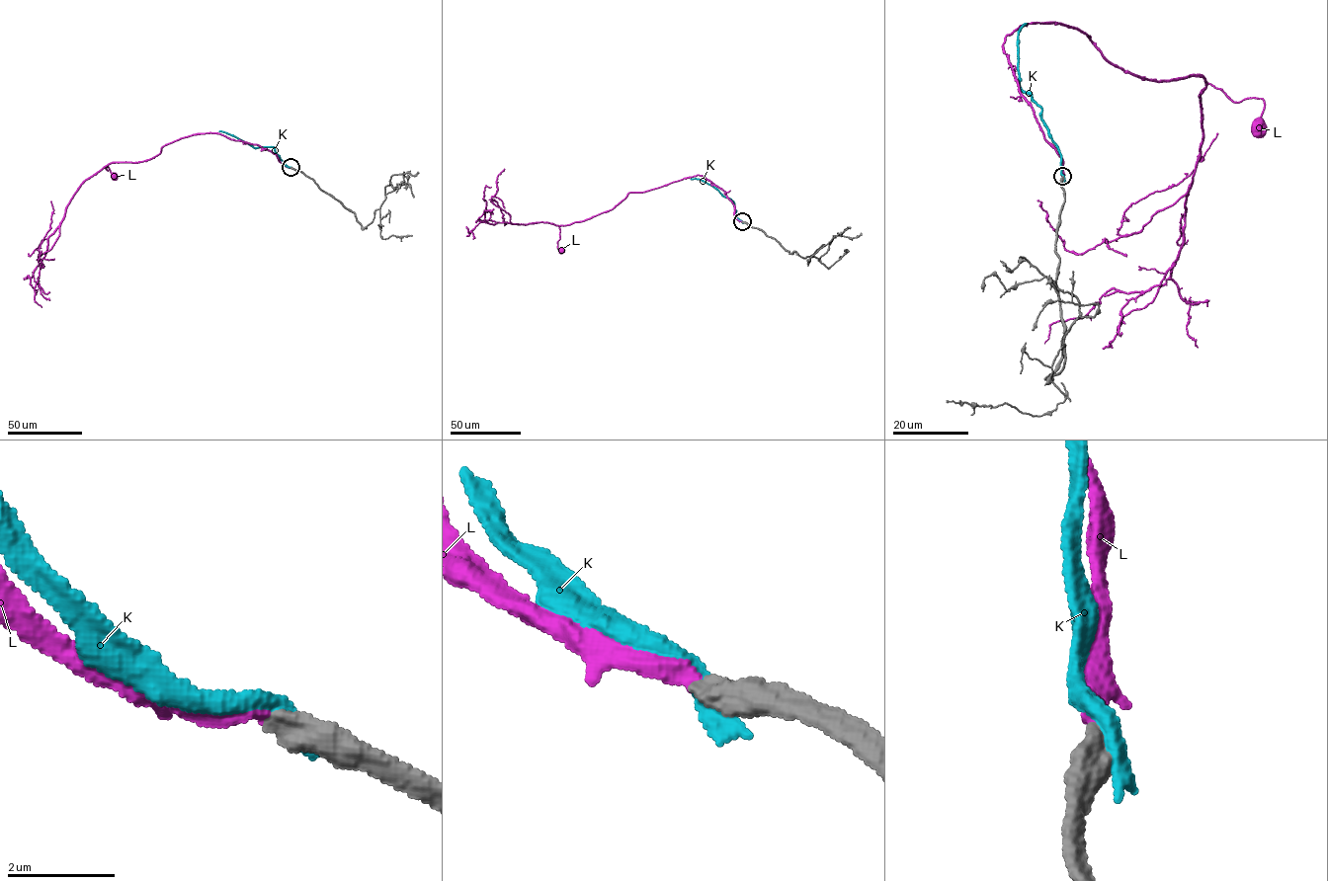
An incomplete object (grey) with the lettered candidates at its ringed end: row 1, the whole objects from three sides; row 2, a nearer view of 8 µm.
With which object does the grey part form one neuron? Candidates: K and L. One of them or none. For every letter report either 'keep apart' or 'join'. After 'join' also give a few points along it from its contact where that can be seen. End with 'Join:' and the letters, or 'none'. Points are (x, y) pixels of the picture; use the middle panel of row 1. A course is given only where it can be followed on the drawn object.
K: keep apart
L: join; it runs (742, 221), (722, 190), (697, 175), (630, 193), (611, 209), (559, 226), (557, 247), (562, 251)
Join: L

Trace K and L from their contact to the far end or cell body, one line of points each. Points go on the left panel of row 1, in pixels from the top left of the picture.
K: (291, 168), (282, 160), (275, 147), (255, 148), (219, 131)
L: (290, 167), (258, 145), (210, 132), (166, 144), (149, 159), (104, 167), (115, 175)

